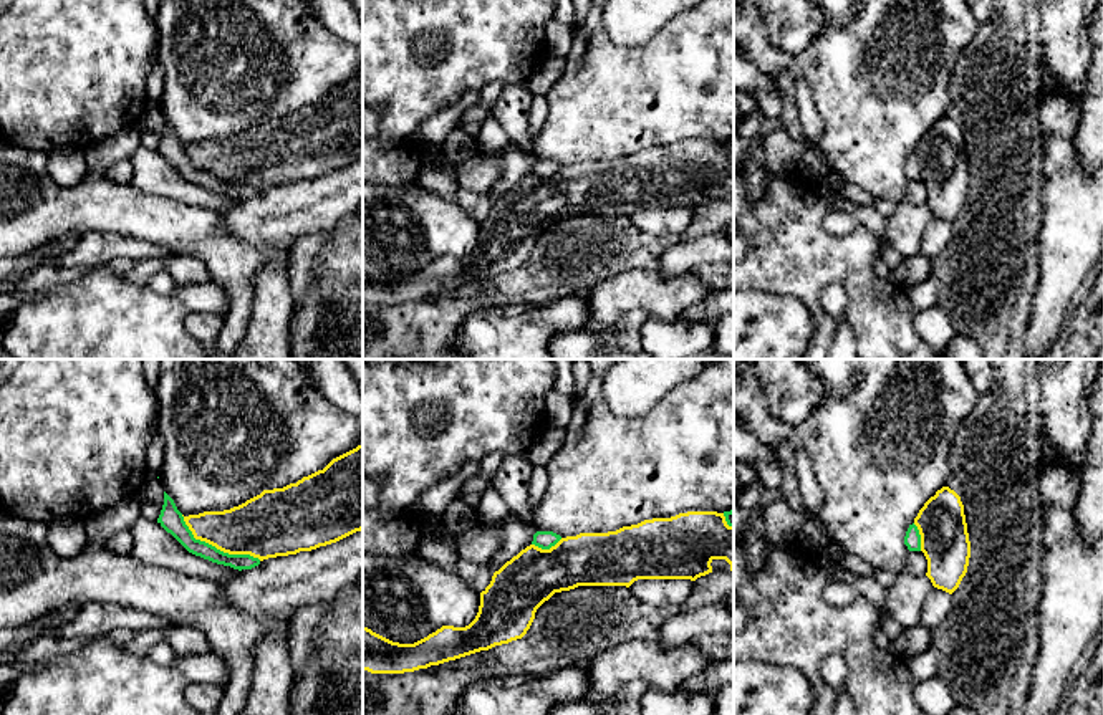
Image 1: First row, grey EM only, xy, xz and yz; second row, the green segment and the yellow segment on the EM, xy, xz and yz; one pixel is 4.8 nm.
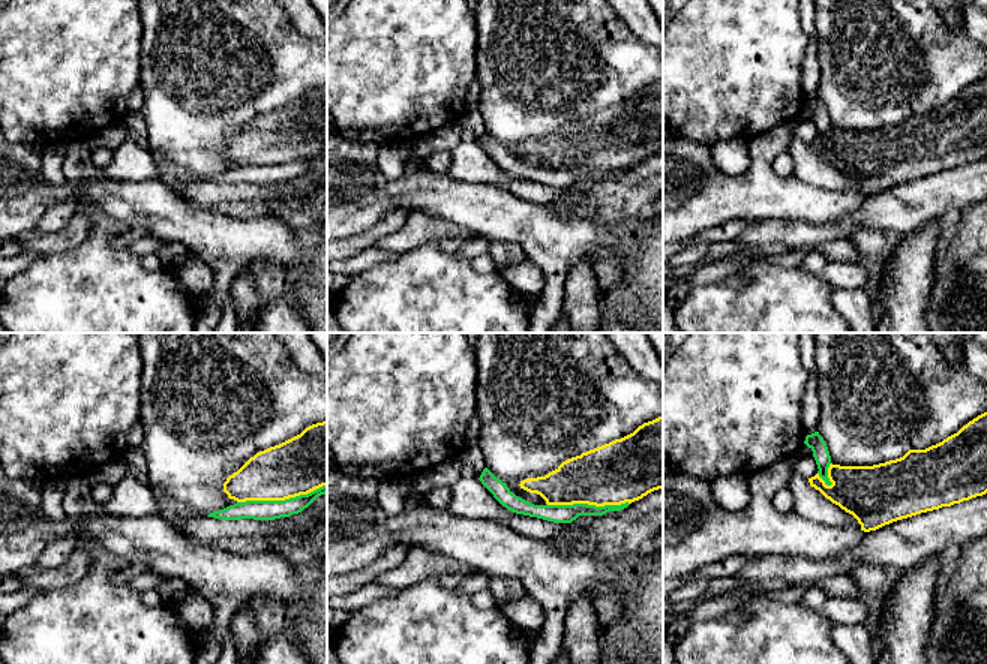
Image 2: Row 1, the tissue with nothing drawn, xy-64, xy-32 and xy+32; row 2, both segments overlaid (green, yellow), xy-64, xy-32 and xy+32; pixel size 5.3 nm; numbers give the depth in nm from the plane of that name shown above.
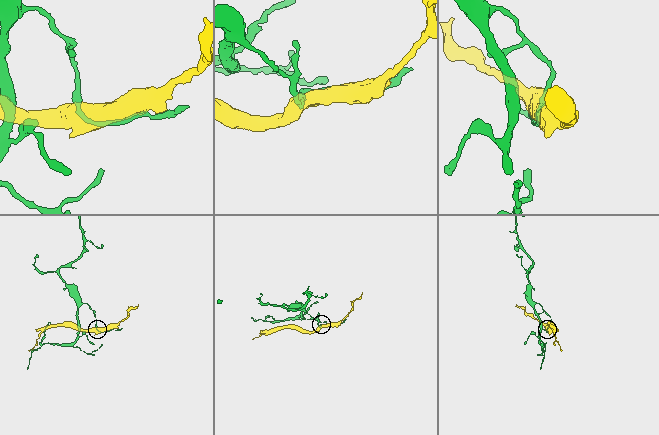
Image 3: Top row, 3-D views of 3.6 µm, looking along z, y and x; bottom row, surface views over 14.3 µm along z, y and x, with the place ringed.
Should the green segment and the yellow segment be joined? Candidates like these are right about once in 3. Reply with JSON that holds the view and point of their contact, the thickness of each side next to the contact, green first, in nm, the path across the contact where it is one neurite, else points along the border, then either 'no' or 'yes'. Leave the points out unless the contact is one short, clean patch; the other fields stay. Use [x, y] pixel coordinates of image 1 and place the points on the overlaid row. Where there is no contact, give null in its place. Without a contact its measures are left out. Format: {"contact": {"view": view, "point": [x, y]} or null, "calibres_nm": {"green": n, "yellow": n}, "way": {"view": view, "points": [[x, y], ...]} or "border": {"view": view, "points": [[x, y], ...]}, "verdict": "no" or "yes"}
{"contact": {"view": "xy", "point": [216, 548]}, "calibres_nm": {"green": 110, "yellow": 300}, "verdict": "no"}

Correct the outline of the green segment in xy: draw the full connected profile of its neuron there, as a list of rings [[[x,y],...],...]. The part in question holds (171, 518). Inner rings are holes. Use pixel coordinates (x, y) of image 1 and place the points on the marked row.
[[[164,492],[164,505],[157,523],[171,533],[189,553],[209,559],[217,564],[230,566],[234,569],[252,569],[260,564],[258,558],[250,554],[229,554],[215,546],[195,540],[192,531],[184,521],[182,513],[177,510],[174,500]]]

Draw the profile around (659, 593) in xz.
[[[638,579],[629,586],[629,591],[639,602],[648,602],[656,607],[679,606],[691,591],[691,579]]]

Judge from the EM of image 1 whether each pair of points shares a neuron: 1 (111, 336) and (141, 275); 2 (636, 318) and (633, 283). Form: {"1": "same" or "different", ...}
{"1": "different", "2": "different"}

